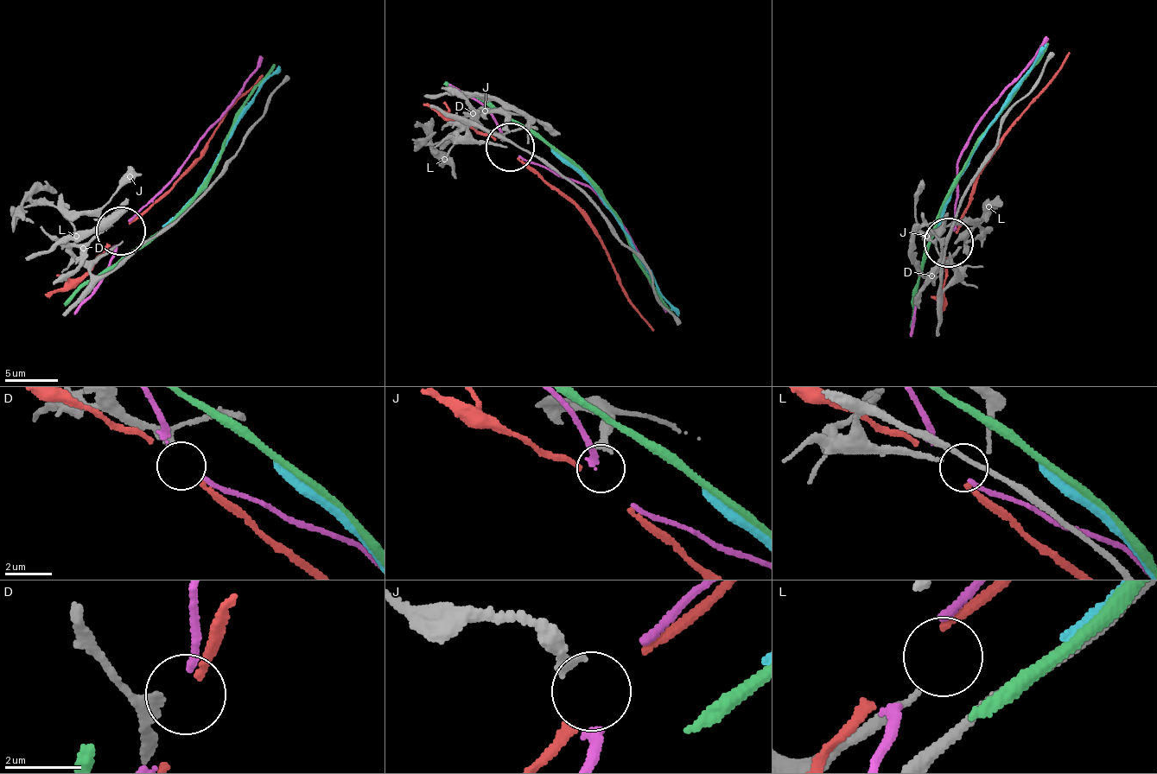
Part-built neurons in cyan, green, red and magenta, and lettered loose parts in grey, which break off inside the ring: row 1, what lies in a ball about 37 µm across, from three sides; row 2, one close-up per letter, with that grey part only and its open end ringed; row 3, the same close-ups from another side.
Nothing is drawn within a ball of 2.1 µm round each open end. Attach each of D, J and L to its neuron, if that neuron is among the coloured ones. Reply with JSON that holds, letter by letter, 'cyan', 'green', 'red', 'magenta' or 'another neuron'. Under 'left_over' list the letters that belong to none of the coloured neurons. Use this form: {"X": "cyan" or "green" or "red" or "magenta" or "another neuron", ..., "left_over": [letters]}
{"D": "another neuron", "J": "red", "L": "another neuron", "left_over": ["D", "L"]}

